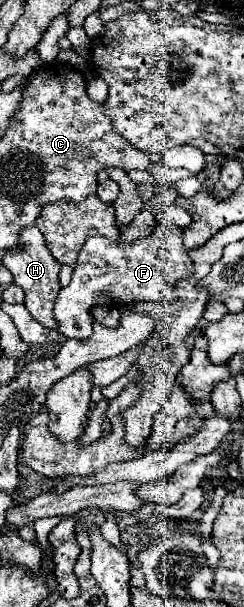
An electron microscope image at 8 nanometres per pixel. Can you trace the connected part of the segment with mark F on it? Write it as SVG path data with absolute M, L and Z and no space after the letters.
M154 223L150 229L148 237L136 239L130 245L122 245L122 241L110 241L106 237L90 237L86 239L84 247L78 253L78 261L74 267L72 283L68 287L62 287L56 305L54 305L54 317L58 321L58 331L64 337L74 337L74 339L84 339L92 334L93 319L90 309L94 305L106 305L106 307L124 307L128 303L138 303L138 301L166 301L172 303L176 301L176 283L182 279L192 277L192 259L188 255L190 251L184 247L184 227L178 225L164 225L164 223Z

